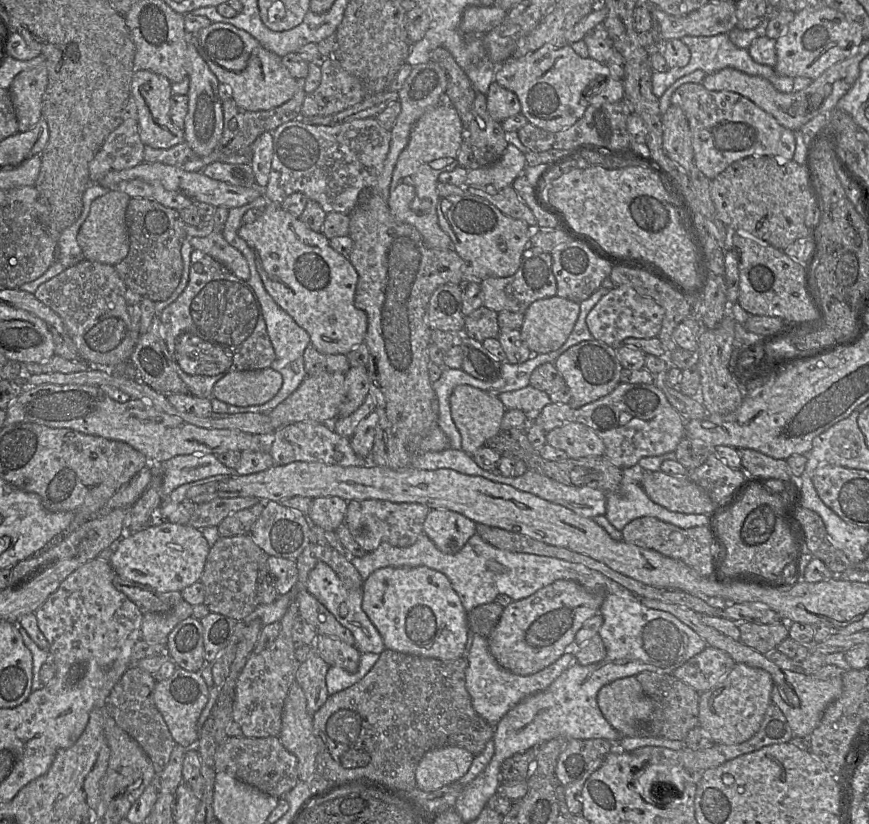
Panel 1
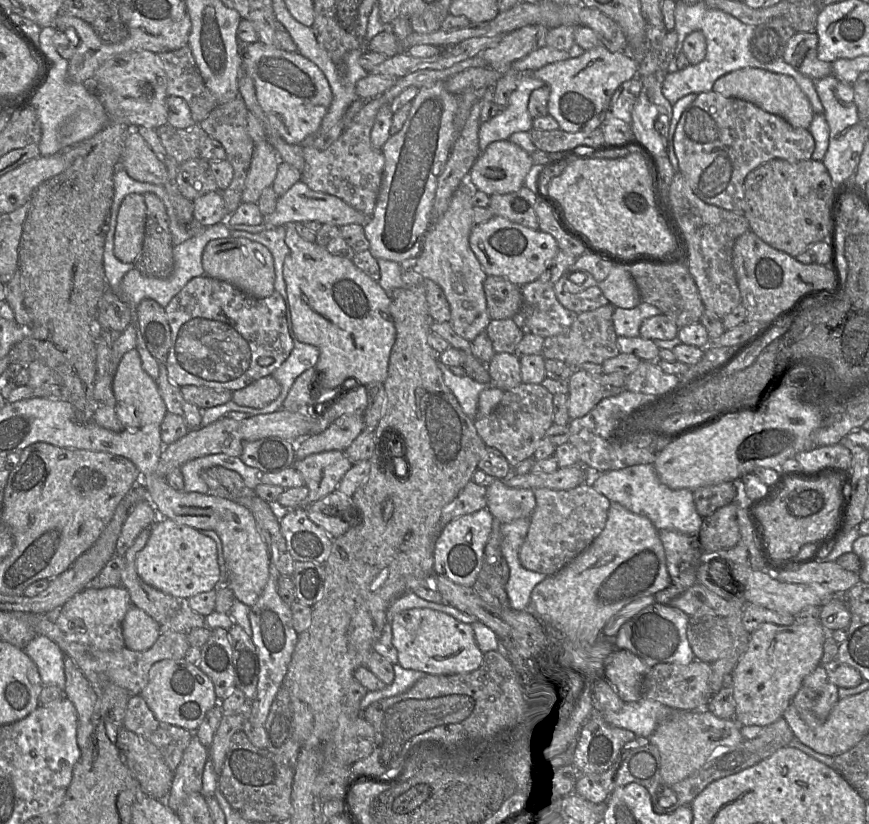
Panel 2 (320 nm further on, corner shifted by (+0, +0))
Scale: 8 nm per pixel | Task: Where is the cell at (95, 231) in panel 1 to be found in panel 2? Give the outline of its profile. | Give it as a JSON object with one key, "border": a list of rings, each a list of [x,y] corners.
{"border":[[[142,194],[124,197],[117,215],[114,255],[123,263],[134,263],[141,252],[146,224],[146,205]]]}

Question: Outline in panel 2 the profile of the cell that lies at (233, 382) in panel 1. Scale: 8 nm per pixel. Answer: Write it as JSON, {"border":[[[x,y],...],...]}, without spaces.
{"border":[[[271,375],[260,378],[246,387],[232,392],[232,401],[239,406],[264,408],[281,392],[280,384]]]}

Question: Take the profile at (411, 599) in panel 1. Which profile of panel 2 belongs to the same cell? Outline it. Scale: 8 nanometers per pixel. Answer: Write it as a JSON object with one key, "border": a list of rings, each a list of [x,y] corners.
{"border":[[[411,608],[399,612],[391,622],[392,643],[398,652],[398,664],[405,669],[431,675],[472,672],[483,662],[471,624],[438,610]]]}

